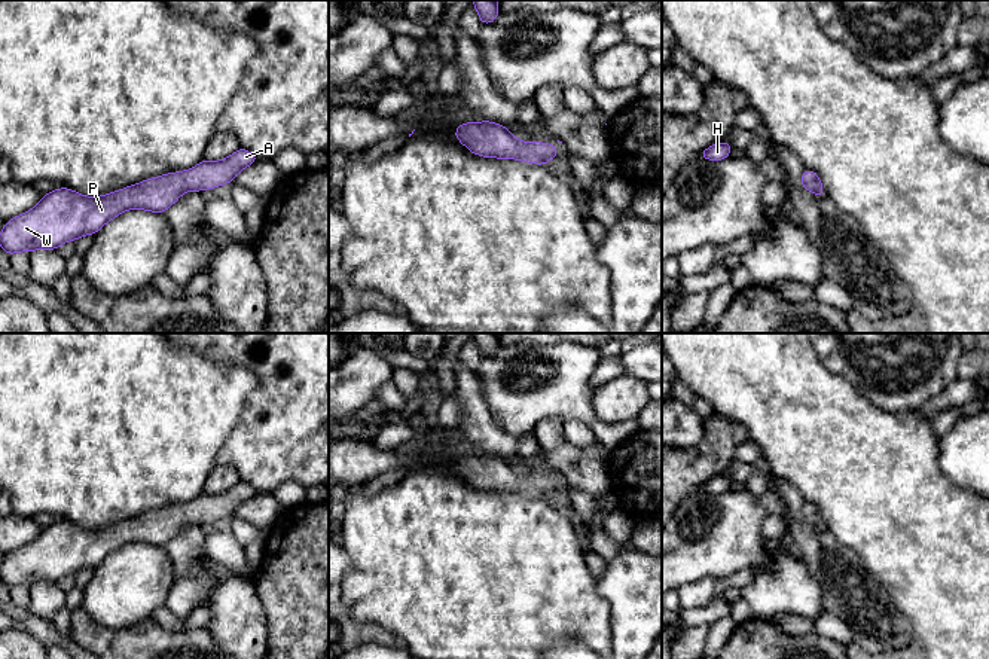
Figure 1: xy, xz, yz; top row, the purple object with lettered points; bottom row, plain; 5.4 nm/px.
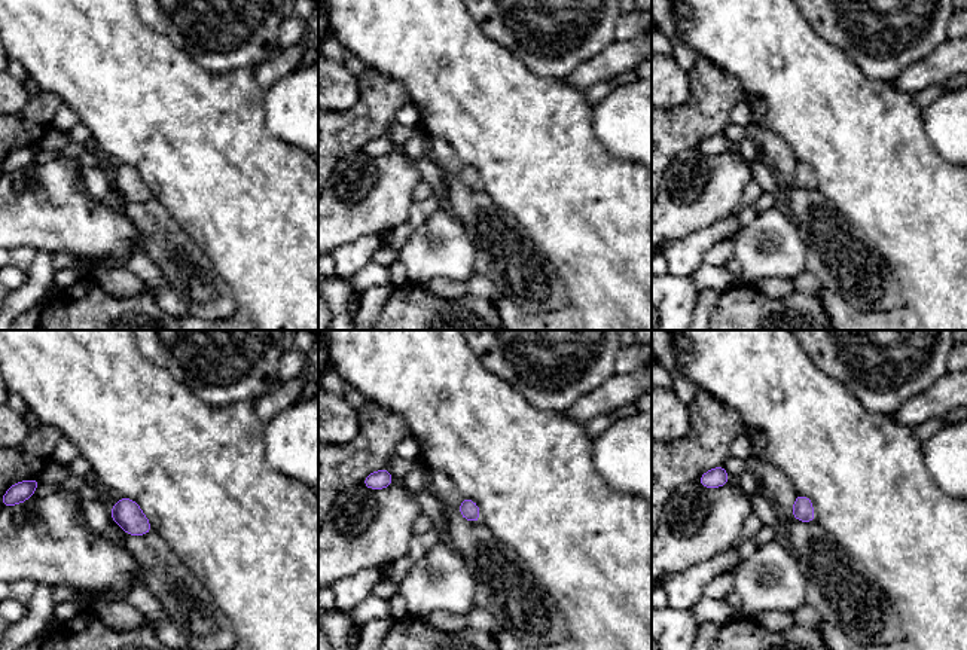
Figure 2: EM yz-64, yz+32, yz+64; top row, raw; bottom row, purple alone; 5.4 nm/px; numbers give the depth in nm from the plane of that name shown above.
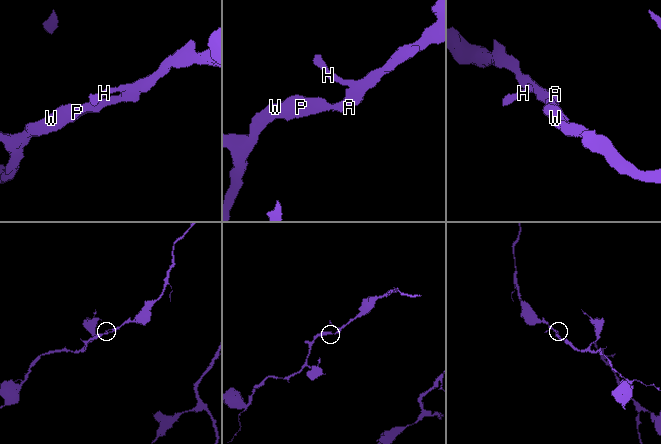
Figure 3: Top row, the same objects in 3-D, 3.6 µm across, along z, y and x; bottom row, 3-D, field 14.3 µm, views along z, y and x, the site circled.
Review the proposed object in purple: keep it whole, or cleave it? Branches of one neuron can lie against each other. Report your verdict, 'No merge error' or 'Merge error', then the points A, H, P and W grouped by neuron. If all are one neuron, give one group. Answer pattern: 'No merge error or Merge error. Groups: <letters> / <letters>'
No merge error. Groups: A H P W

